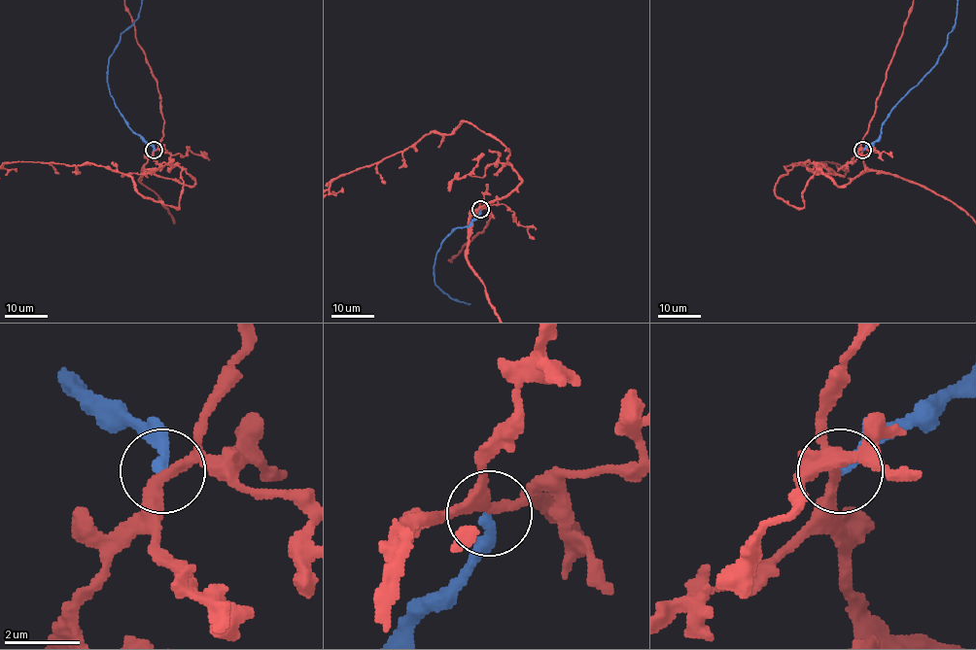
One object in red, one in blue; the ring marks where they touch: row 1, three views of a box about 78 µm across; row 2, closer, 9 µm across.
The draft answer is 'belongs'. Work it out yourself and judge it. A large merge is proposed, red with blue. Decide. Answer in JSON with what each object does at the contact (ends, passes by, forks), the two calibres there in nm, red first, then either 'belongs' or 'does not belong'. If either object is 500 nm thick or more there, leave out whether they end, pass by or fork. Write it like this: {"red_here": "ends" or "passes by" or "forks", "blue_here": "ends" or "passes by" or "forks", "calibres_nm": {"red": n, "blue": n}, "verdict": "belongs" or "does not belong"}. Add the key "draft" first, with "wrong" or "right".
{"draft": "wrong", "red_here": "passes by", "blue_here": "ends", "calibres_nm": {"red": 280, "blue": 280}, "verdict": "does not belong"}

